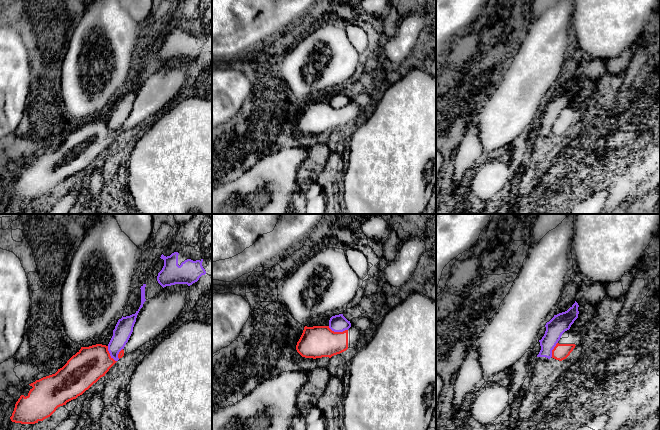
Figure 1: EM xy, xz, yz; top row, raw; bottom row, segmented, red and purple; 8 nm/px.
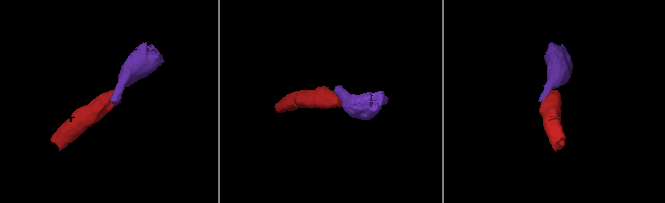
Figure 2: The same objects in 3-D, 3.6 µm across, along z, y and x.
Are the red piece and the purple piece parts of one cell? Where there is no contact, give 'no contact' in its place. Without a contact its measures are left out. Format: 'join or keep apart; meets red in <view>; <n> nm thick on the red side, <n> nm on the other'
keep apart; meets red in xz; 260 nm thick on the red side, 140 nm on the other

